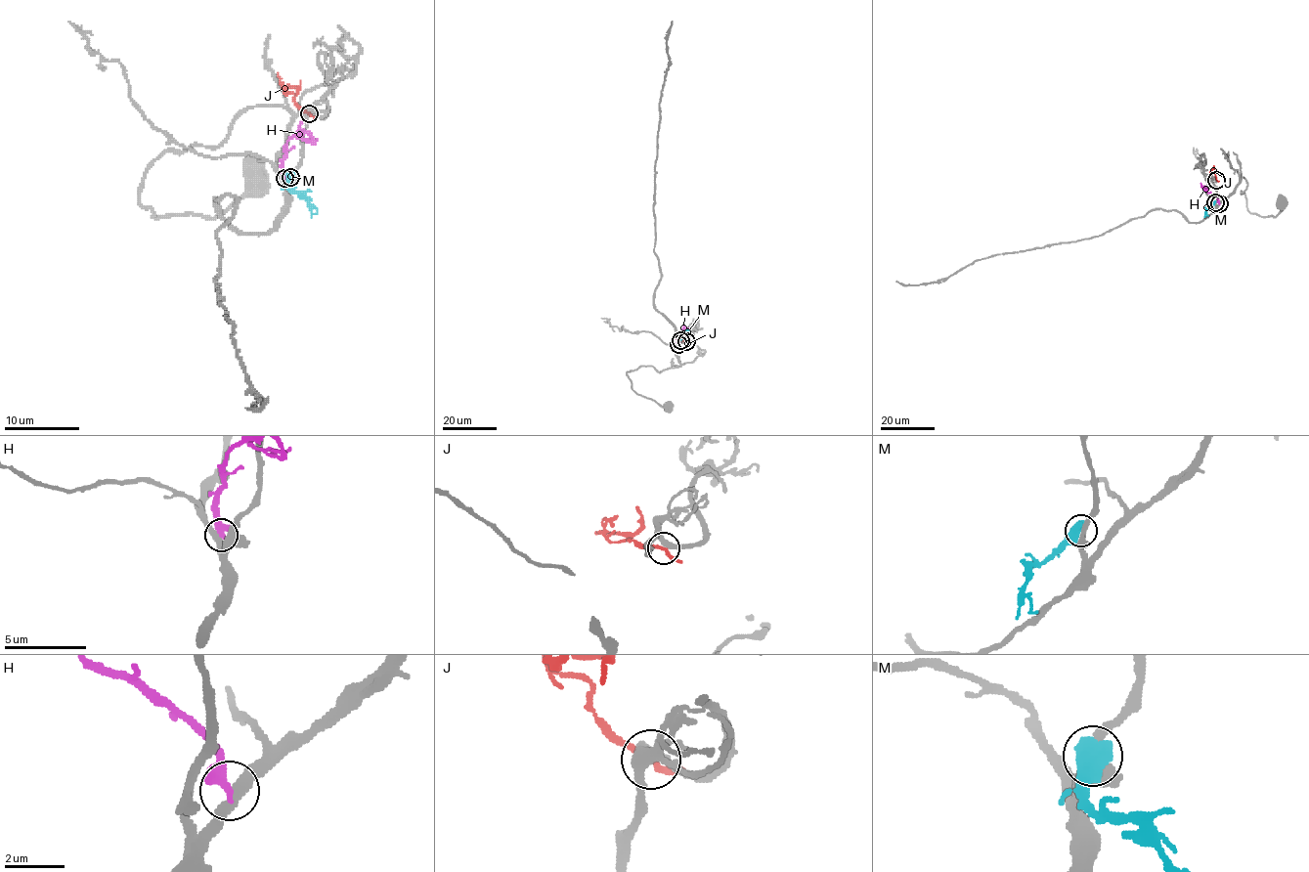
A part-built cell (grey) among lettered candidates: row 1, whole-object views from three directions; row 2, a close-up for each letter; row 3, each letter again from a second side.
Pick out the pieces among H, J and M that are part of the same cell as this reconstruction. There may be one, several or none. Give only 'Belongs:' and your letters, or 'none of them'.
Belongs: none of them

